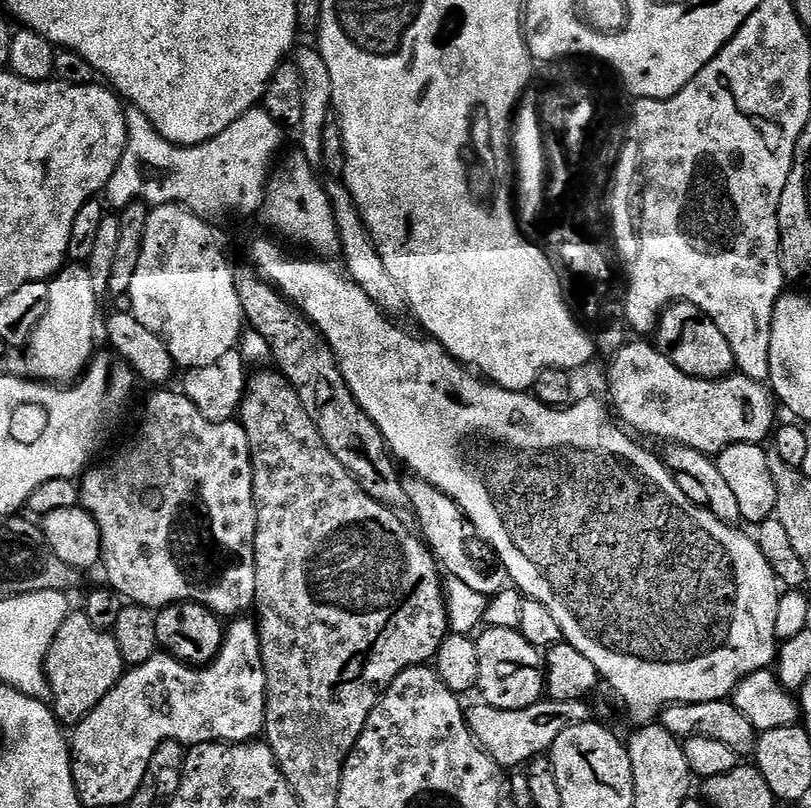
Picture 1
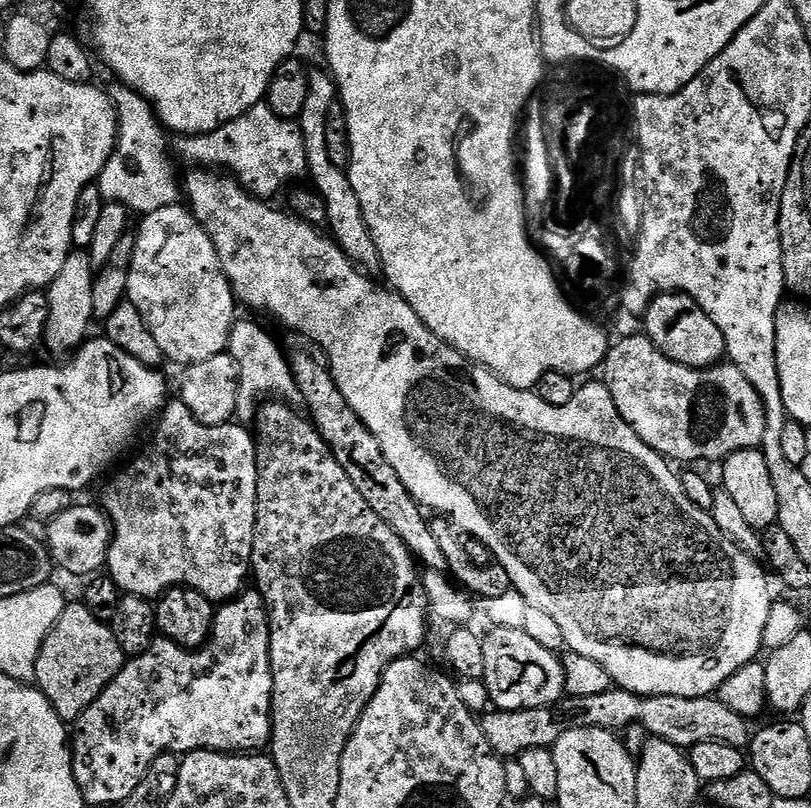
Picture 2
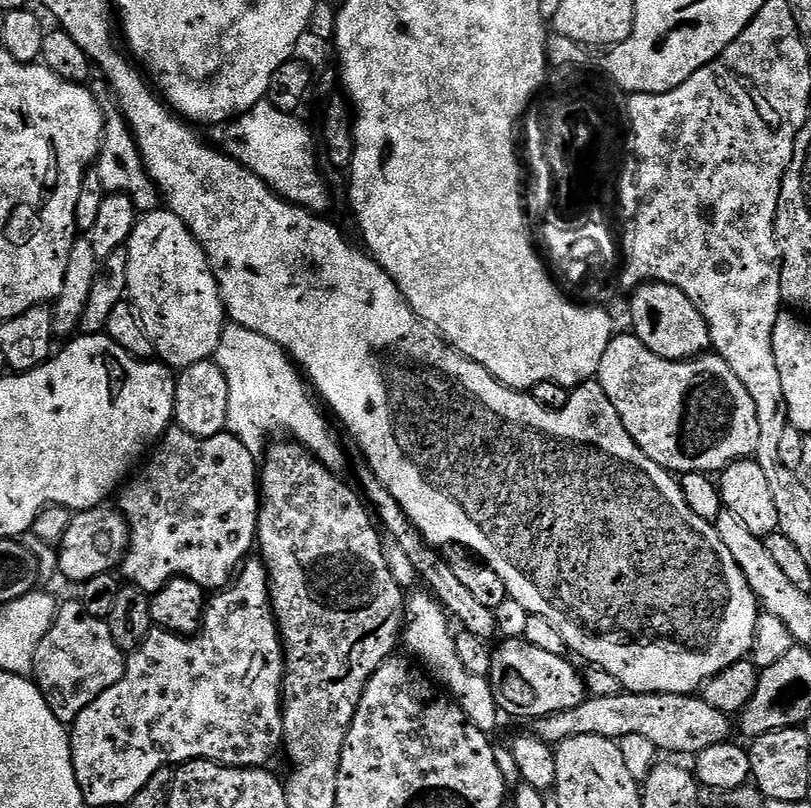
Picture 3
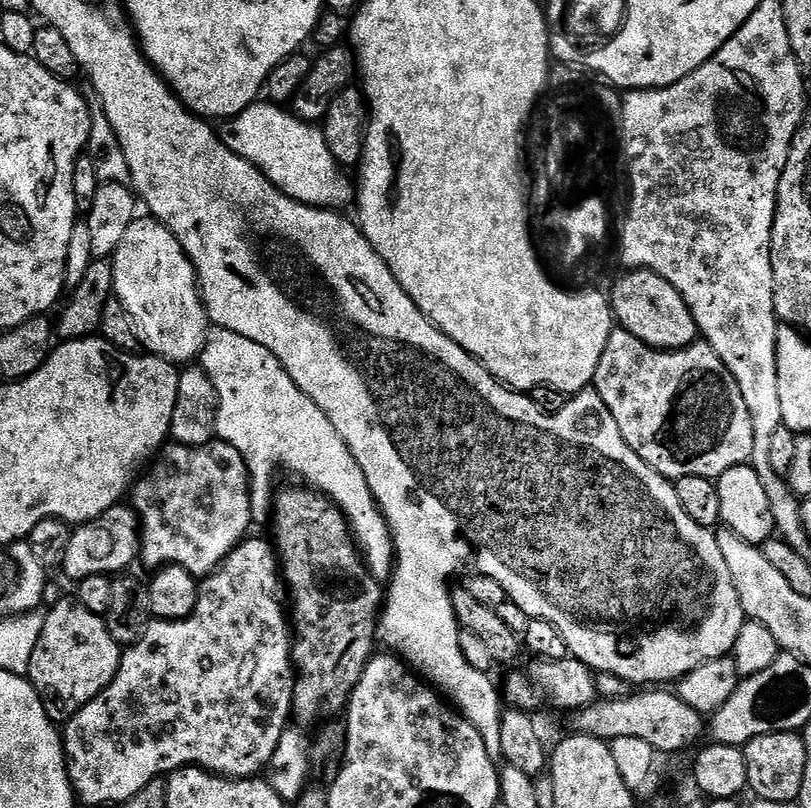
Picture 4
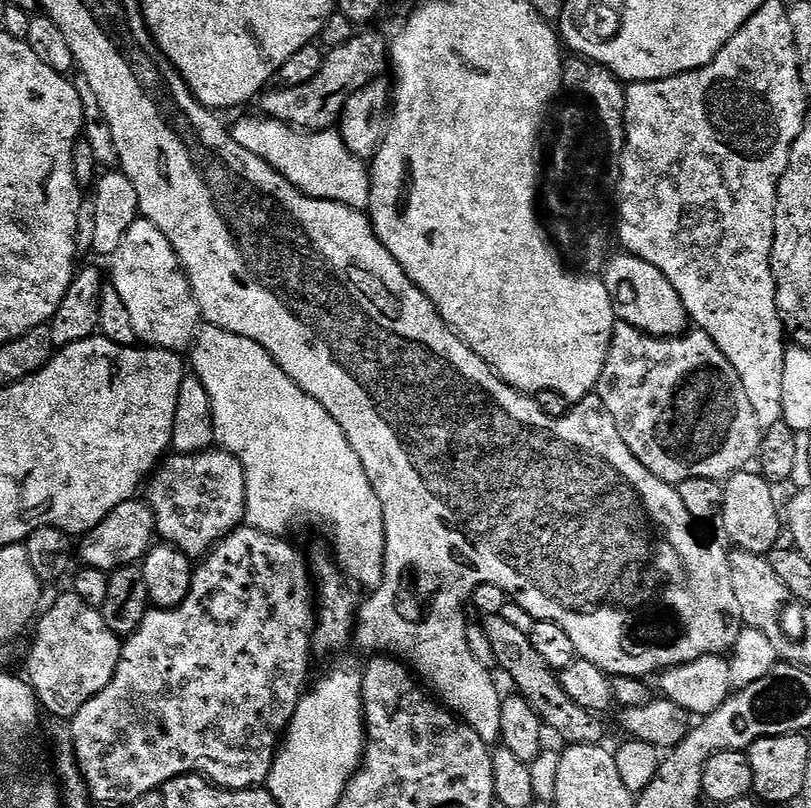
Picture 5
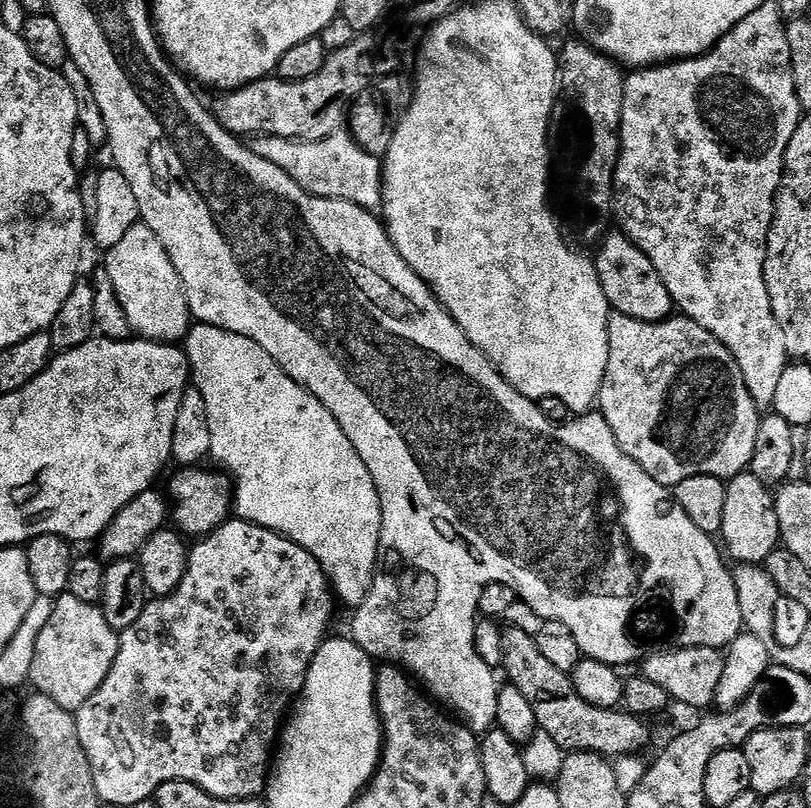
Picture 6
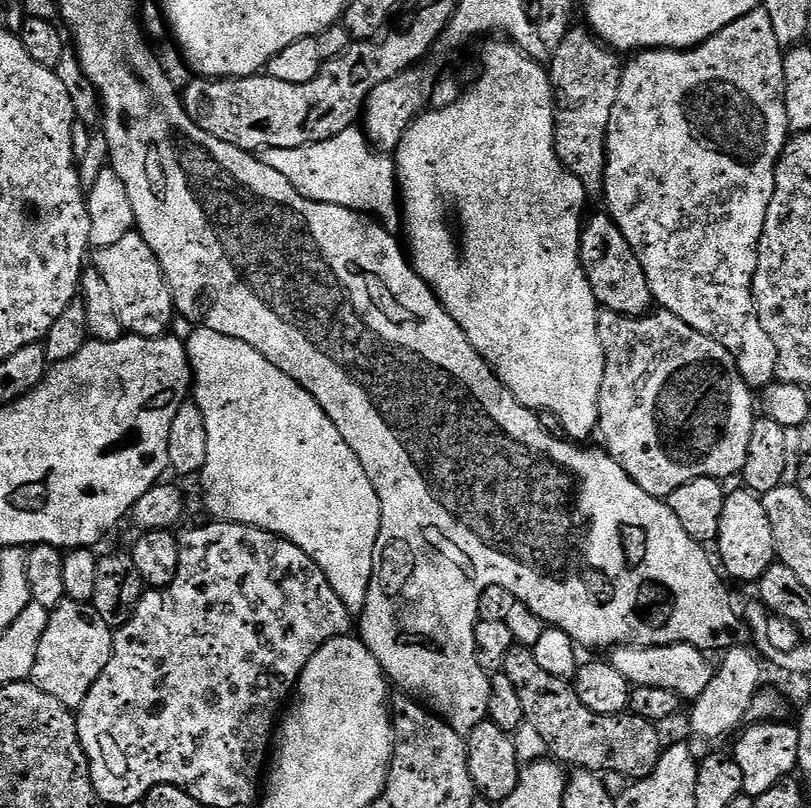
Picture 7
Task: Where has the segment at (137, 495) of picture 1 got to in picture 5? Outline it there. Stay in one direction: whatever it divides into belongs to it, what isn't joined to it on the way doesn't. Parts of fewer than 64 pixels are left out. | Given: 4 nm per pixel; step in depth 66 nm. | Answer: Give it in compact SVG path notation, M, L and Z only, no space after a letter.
M223 450L169 455L151 473L146 484L146 492L147 488L146 503L154 514L156 536L163 543L173 544L175 548L182 550L190 558L207 556L225 536L228 536L235 528L239 528L244 524L244 511L246 510L244 471L238 462L238 458L234 458L230 453Z

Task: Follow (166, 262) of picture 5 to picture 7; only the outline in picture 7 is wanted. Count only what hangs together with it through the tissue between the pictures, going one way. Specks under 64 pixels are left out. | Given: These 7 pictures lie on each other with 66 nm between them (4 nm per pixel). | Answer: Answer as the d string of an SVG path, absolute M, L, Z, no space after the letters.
M132 231L126 234L126 238L114 242L114 246L106 246L95 253L94 267L99 270L106 284L110 286L110 292L114 294L114 304L118 306L118 316L122 326L126 330L140 330L144 323L164 324L171 316L174 316L174 301L172 290L168 287L168 280L164 276L164 268L160 260L154 254L154 250L146 241L139 231Z

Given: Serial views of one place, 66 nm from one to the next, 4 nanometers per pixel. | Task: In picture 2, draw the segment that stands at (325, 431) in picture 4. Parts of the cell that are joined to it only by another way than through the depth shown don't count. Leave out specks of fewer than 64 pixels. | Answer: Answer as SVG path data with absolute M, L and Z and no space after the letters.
M237 319L230 330L227 355L236 362L240 371L238 386L238 402L236 403L235 419L250 422L255 419L256 409L265 398L292 398L297 395L296 383L288 366L285 351L276 345L276 340L260 324L252 320Z

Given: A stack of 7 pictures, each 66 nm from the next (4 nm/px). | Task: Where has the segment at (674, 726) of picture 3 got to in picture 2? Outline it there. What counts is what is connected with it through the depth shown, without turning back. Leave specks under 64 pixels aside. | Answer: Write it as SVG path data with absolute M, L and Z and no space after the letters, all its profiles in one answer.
M613 686L606 694L594 694L591 698L585 696L568 696L550 706L538 706L534 710L514 710L501 712L488 710L483 713L480 725L482 734L486 734L486 742L490 742L492 751L501 758L519 758L526 750L535 748L551 748L572 728L605 728L608 732L626 729L631 723L644 726L649 737L665 740L679 748L690 750L702 742L722 742L726 746L744 750L750 744L749 721L742 714L734 714L730 706L726 706L719 698L699 696L698 698L678 698L677 696L639 696L628 692L625 688Z

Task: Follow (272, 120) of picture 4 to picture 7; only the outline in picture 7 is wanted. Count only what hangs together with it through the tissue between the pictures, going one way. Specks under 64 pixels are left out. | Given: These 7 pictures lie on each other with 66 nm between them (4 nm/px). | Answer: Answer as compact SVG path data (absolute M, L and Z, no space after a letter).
M359 127L342 130L342 134L317 144L265 148L262 159L285 176L307 200L349 208L380 222L394 219L396 212L398 216L397 161L387 151L374 150Z

